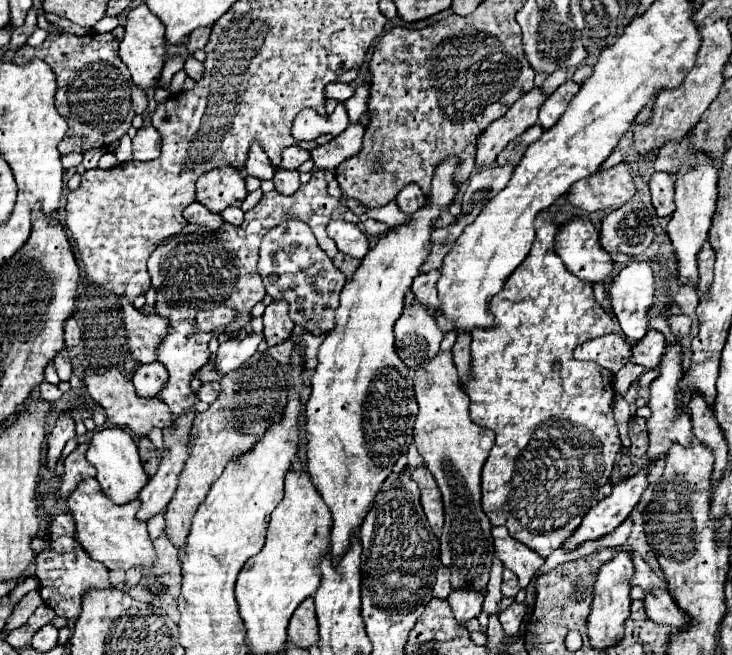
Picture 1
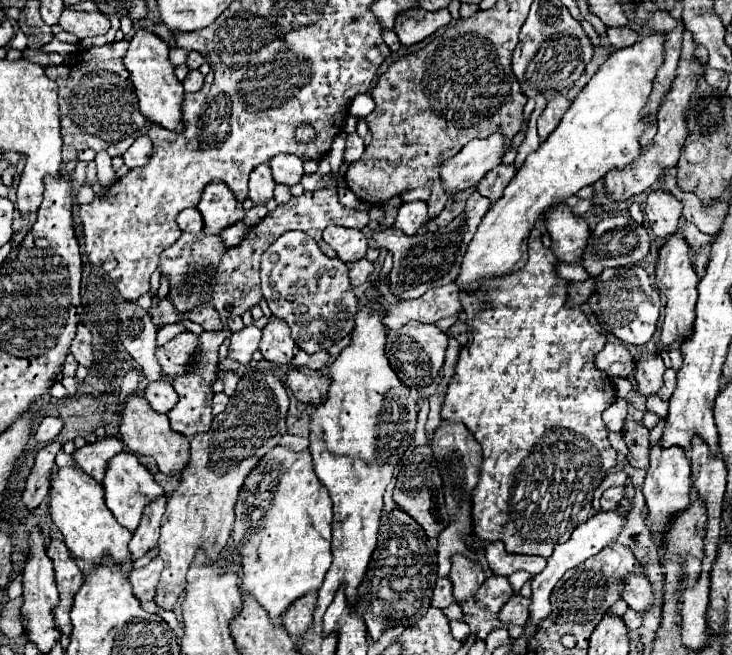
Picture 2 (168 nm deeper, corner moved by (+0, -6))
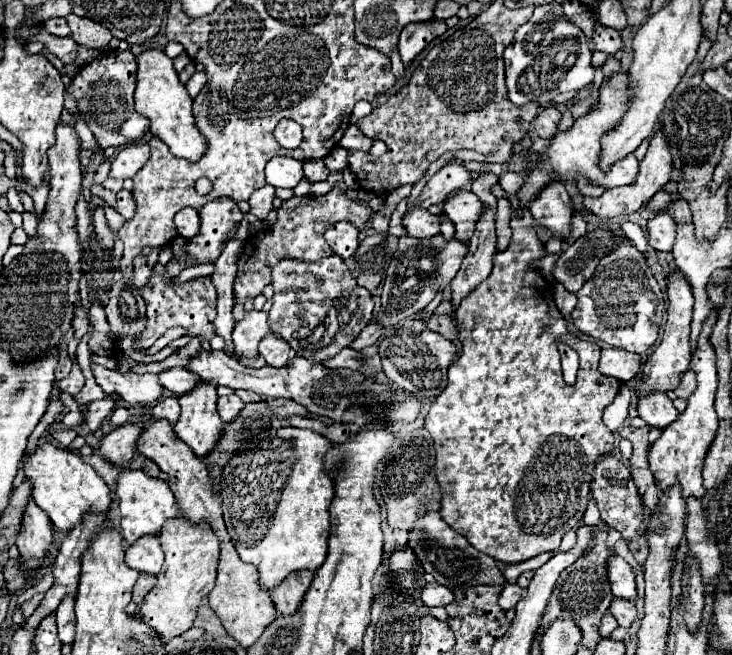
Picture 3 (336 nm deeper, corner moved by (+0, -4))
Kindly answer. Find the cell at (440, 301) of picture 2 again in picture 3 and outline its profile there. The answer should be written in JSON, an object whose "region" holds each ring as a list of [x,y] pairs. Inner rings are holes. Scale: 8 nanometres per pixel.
{"region":[[[372,322],[372,324],[368,324],[368,326],[364,328],[364,332],[350,344],[350,348],[352,348],[352,350],[362,350],[362,348],[366,348],[366,346],[372,346],[372,344],[380,338],[380,334],[382,334],[382,324]]]}

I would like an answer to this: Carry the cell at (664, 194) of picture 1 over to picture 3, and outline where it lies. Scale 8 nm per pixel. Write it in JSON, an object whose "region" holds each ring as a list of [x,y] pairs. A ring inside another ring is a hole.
{"region":[[[668,212],[654,214],[654,218],[648,222],[648,244],[654,250],[670,252],[676,238],[676,222]]]}

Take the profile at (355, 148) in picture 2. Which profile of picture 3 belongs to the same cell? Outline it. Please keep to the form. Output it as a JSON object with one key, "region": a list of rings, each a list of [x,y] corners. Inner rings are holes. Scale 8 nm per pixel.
{"region":[[[352,124],[352,126],[344,132],[344,136],[342,136],[342,140],[340,140],[340,146],[346,148],[346,150],[362,150],[362,152],[368,152],[368,150],[372,148],[372,144],[374,144],[374,140],[368,138],[368,136],[364,136],[364,134],[358,130],[356,124]]]}

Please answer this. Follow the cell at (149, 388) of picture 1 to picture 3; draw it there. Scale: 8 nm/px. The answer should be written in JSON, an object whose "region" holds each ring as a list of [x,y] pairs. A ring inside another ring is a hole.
{"region":[[[162,398],[154,408],[152,408],[154,420],[168,420],[170,424],[178,422],[180,416],[180,404],[176,398]]]}

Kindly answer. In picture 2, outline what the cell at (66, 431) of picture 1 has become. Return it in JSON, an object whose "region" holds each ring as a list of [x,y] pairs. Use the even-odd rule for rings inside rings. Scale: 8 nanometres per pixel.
{"region":[[[50,442],[48,446],[40,448],[36,454],[36,462],[34,468],[26,480],[26,490],[22,494],[22,500],[26,504],[28,510],[36,508],[50,492],[50,474],[54,468],[54,458],[56,454],[62,450],[60,442]]]}

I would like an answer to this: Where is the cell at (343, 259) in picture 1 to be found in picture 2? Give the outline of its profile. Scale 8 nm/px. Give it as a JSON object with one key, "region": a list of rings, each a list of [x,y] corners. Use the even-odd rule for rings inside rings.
{"region":[[[358,260],[358,262],[350,264],[348,270],[350,270],[350,282],[352,282],[352,286],[362,286],[364,282],[368,282],[368,276],[372,274],[374,266],[368,260]]]}

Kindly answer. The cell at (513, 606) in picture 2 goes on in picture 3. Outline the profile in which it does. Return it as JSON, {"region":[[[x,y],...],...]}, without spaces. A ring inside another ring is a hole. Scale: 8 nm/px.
{"region":[[[506,584],[504,590],[502,590],[502,594],[500,594],[500,598],[498,598],[498,604],[500,604],[502,610],[510,610],[512,606],[518,604],[518,600],[520,600],[524,594],[526,594],[526,590],[520,588],[518,584]]]}

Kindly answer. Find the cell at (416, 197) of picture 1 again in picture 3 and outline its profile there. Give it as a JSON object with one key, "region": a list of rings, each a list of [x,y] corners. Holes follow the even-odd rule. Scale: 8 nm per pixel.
{"region":[[[412,208],[406,216],[404,216],[404,226],[408,230],[410,236],[414,238],[432,238],[440,234],[440,216],[432,214],[430,210],[424,208]]]}

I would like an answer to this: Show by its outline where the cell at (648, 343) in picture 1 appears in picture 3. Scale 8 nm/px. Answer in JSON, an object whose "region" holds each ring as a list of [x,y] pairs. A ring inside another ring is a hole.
{"region":[[[654,392],[638,400],[638,416],[650,428],[666,428],[666,424],[672,424],[678,418],[678,414],[680,412],[674,408],[672,400],[664,392]]]}

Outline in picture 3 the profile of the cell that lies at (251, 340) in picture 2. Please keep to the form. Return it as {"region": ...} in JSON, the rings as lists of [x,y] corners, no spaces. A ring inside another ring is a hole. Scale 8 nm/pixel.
{"region":[[[252,310],[252,312],[246,312],[246,316],[240,322],[236,322],[234,332],[232,332],[236,356],[240,358],[258,356],[258,344],[270,332],[266,320],[268,320],[266,312]]]}

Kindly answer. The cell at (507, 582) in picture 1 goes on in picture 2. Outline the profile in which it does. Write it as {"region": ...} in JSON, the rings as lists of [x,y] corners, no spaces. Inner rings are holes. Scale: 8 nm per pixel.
{"region":[[[506,576],[488,578],[468,602],[460,604],[464,622],[470,626],[470,632],[476,632],[476,638],[486,638],[492,628],[502,628],[498,612],[512,596],[514,590]]]}

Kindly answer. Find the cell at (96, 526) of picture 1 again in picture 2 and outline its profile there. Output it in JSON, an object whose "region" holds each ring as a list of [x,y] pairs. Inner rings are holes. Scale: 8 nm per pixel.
{"region":[[[60,468],[52,472],[52,488],[50,488],[50,514],[54,524],[60,528],[66,546],[70,552],[90,564],[102,564],[104,560],[112,560],[116,564],[132,562],[128,542],[132,532],[116,522],[110,510],[104,504],[102,484],[84,474],[78,468]]]}

